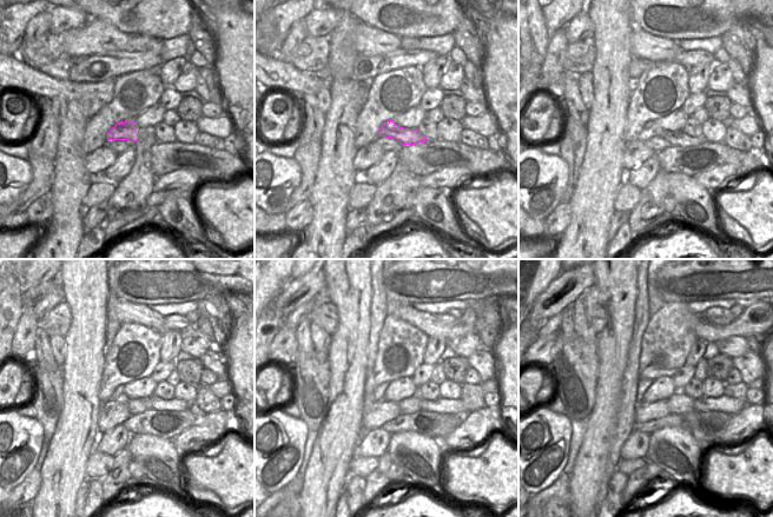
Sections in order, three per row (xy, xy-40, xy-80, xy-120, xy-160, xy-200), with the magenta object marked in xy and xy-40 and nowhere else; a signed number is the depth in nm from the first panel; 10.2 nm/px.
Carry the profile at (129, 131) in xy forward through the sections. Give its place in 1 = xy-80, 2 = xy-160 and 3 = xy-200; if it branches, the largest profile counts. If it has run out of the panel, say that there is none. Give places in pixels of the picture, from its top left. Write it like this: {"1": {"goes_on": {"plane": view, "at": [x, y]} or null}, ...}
{"1": {"goes_on": {"plane": "xy-80", "at": [679, 138]}}, "2": {"goes_on": {"plane": "xy-160", "at": [441, 405]}}, "3": {"goes_on": {"plane": "xy-200", "at": [729, 405]}}}

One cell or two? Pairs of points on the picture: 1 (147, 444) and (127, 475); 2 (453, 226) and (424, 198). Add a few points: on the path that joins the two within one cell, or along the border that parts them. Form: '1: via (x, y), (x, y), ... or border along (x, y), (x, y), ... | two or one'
1: border along (126, 446), (132, 458), (141, 468), (144, 478) | two
2: via (446, 219), (431, 205) | one

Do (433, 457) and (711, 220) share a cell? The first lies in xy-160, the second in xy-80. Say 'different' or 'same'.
same

